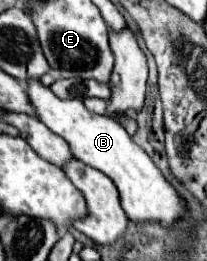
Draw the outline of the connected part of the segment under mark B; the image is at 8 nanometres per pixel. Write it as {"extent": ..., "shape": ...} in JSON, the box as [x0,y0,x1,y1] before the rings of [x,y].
{"extent":[27,79,185,227],"shape":[[[28,79],[27,97],[35,109],[35,115],[41,123],[45,123],[55,135],[63,137],[73,153],[73,157],[81,159],[93,169],[105,173],[117,187],[121,207],[131,221],[159,221],[169,227],[185,213],[185,203],[177,197],[175,189],[165,181],[161,171],[155,167],[151,157],[133,143],[121,123],[109,119],[107,115],[97,115],[87,111],[82,99],[58,98],[39,79]]]}

